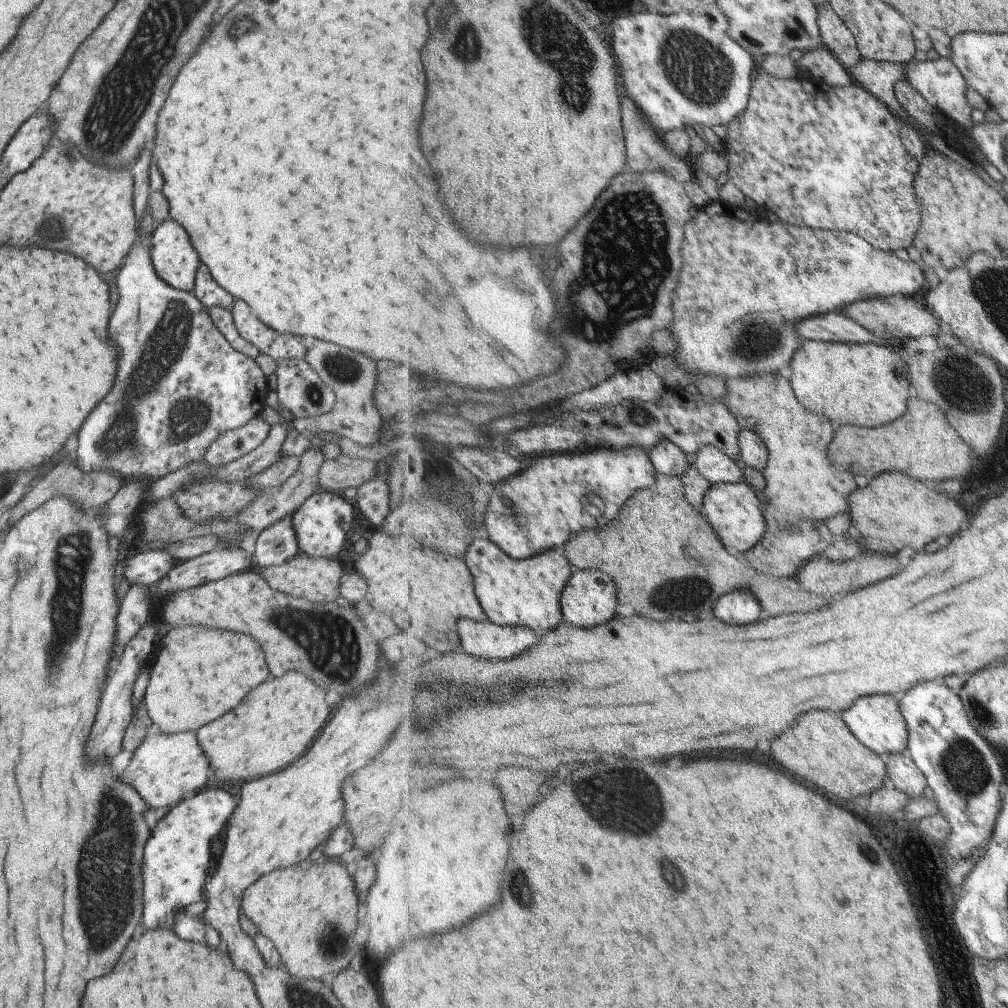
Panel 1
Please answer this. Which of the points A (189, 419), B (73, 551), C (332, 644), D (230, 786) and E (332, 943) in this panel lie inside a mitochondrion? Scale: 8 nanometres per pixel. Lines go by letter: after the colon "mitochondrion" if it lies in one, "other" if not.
A: mitochondrion
B: mitochondrion
C: mitochondrion
D: other
E: mitochondrion

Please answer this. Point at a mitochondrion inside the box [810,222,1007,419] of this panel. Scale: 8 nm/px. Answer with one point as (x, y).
(959, 380)

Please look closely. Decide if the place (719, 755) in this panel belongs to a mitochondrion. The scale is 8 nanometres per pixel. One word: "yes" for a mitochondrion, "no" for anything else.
no

